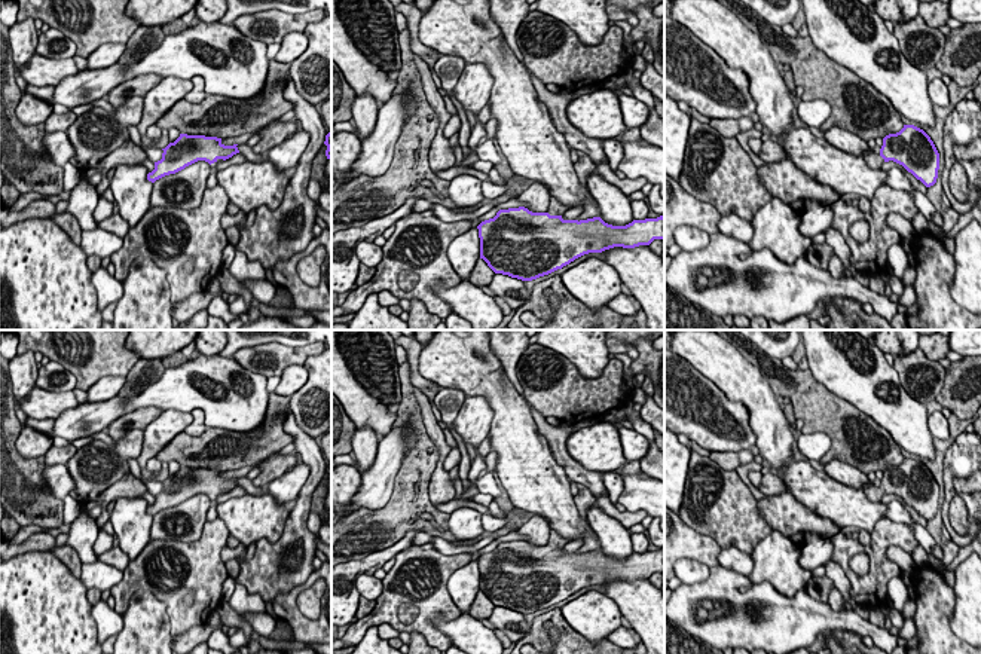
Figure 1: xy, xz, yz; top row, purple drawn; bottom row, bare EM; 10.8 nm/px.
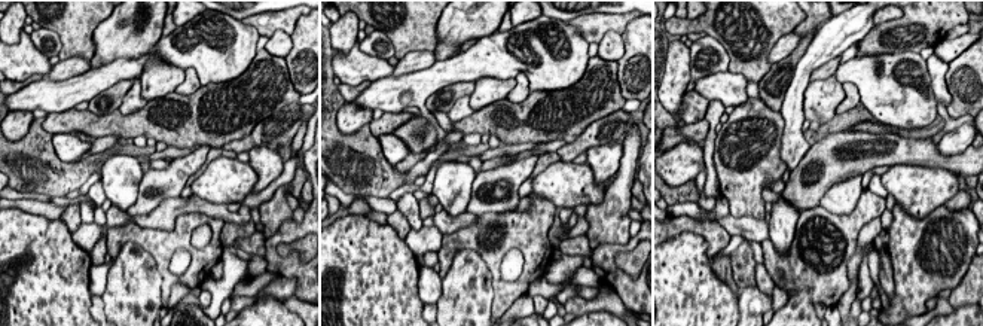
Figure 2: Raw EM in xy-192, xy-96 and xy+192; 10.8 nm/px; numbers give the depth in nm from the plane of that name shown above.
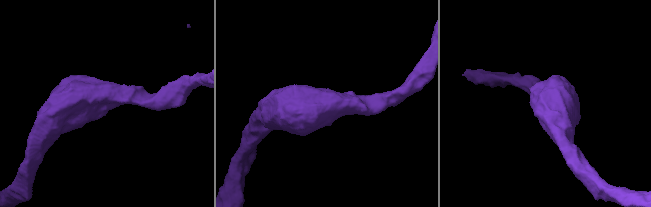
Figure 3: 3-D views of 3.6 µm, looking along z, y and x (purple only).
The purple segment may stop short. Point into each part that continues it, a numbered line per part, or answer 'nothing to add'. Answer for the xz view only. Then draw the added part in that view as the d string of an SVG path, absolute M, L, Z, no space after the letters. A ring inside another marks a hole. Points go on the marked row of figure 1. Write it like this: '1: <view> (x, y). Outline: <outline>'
1: xz (555, 208). Outline: M550 198L550 205L547 213L550 216L562 216L566 210L569 210L566 205L563 205L562 202L559 202L556 198Z

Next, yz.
1: yz (874, 161). Outline: M872 150L864 153L864 159L871 169L881 169L884 159Z

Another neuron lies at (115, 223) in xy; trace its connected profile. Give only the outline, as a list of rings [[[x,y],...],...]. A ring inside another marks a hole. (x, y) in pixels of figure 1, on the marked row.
[[[111,214],[110,217],[107,217],[106,220],[100,221],[97,227],[101,227],[107,232],[111,232],[120,238],[123,238],[128,230],[129,230],[129,224],[126,220],[123,220],[120,217],[120,214]]]

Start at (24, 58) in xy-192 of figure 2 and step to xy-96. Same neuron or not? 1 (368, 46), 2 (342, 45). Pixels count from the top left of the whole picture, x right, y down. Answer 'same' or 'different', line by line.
1: different
2: different

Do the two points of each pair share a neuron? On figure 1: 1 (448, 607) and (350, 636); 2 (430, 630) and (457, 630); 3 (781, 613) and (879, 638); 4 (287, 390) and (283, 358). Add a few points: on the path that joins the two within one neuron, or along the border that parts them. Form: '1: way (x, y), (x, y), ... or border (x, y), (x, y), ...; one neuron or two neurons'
1: way (424, 602), (394, 599), (373, 620); one neuron
2: border (461, 613), (449, 620), (437, 614), (431, 623); two neurons
3: way (804, 619), (834, 619), (855, 623); one neuron
4: border (302, 363), (293, 363), (280, 376); two neurons

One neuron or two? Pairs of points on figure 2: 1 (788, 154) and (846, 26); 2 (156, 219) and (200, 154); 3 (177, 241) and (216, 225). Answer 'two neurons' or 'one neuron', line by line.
1: one neuron
2: two neurons
3: one neuron

